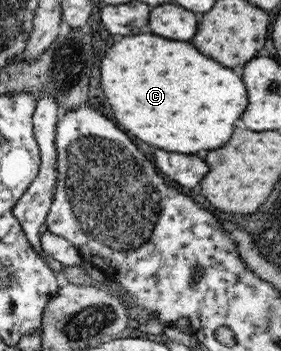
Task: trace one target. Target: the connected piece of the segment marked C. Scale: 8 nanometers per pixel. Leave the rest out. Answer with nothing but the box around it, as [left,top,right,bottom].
[101,35,247,155]

